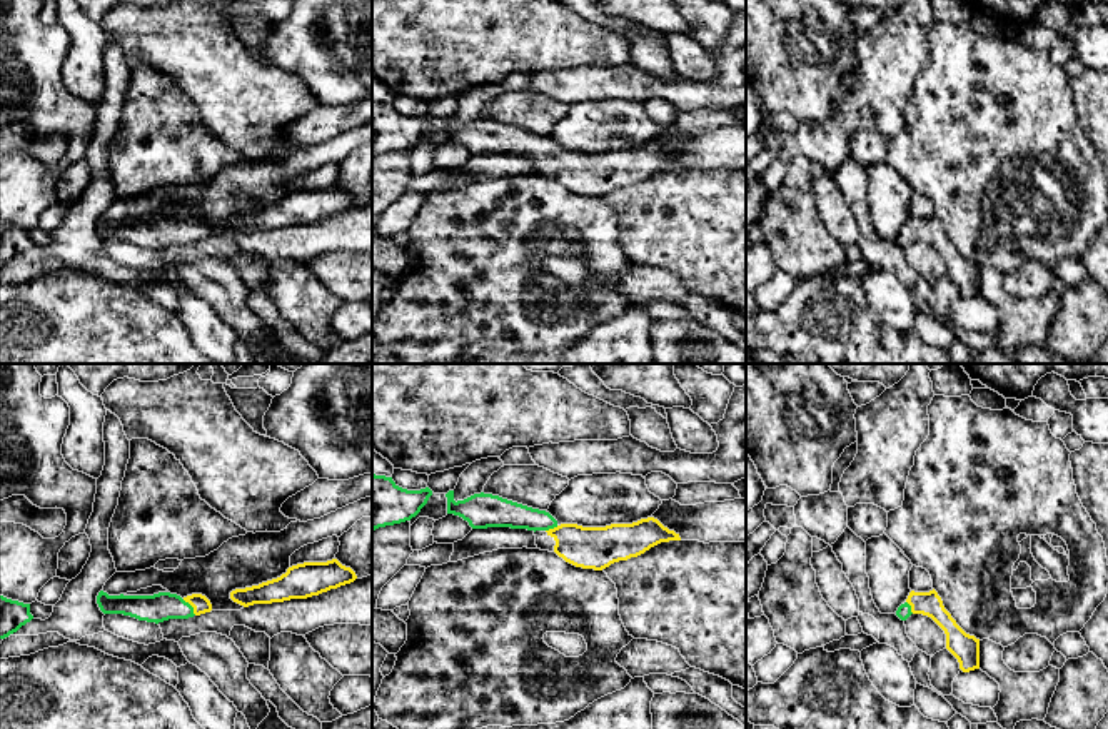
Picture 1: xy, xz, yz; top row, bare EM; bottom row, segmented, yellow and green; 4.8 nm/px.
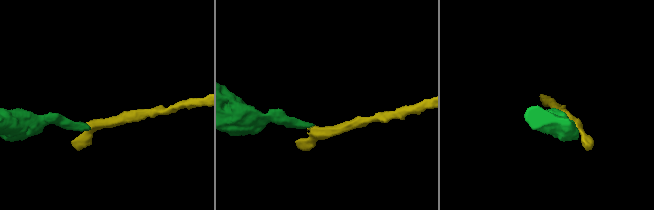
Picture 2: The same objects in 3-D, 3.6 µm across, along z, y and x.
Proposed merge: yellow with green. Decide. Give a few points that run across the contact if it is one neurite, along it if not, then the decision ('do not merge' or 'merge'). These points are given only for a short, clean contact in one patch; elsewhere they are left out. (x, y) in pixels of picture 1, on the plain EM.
line xy (201, 231), (191, 231), (162, 232); merge

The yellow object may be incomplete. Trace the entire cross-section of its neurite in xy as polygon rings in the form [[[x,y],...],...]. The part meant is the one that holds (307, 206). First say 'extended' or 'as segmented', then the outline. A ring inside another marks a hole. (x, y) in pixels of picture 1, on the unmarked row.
as segmented; [[[337,185],[327,189],[304,189],[289,194],[287,199],[277,205],[245,215],[235,215],[230,219],[230,225],[244,234],[307,225],[350,210],[355,205],[355,199],[342,192]]]

